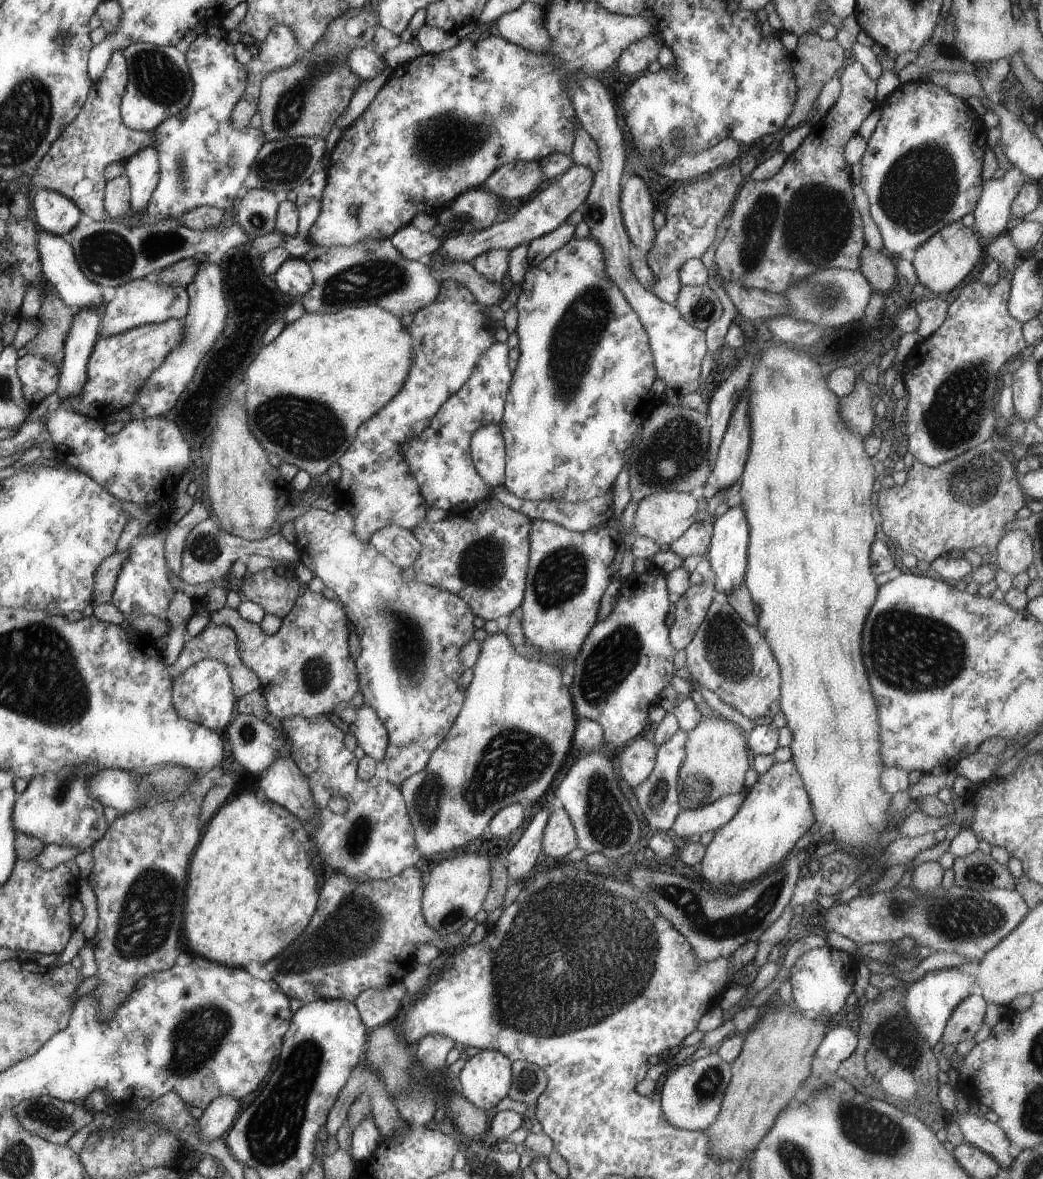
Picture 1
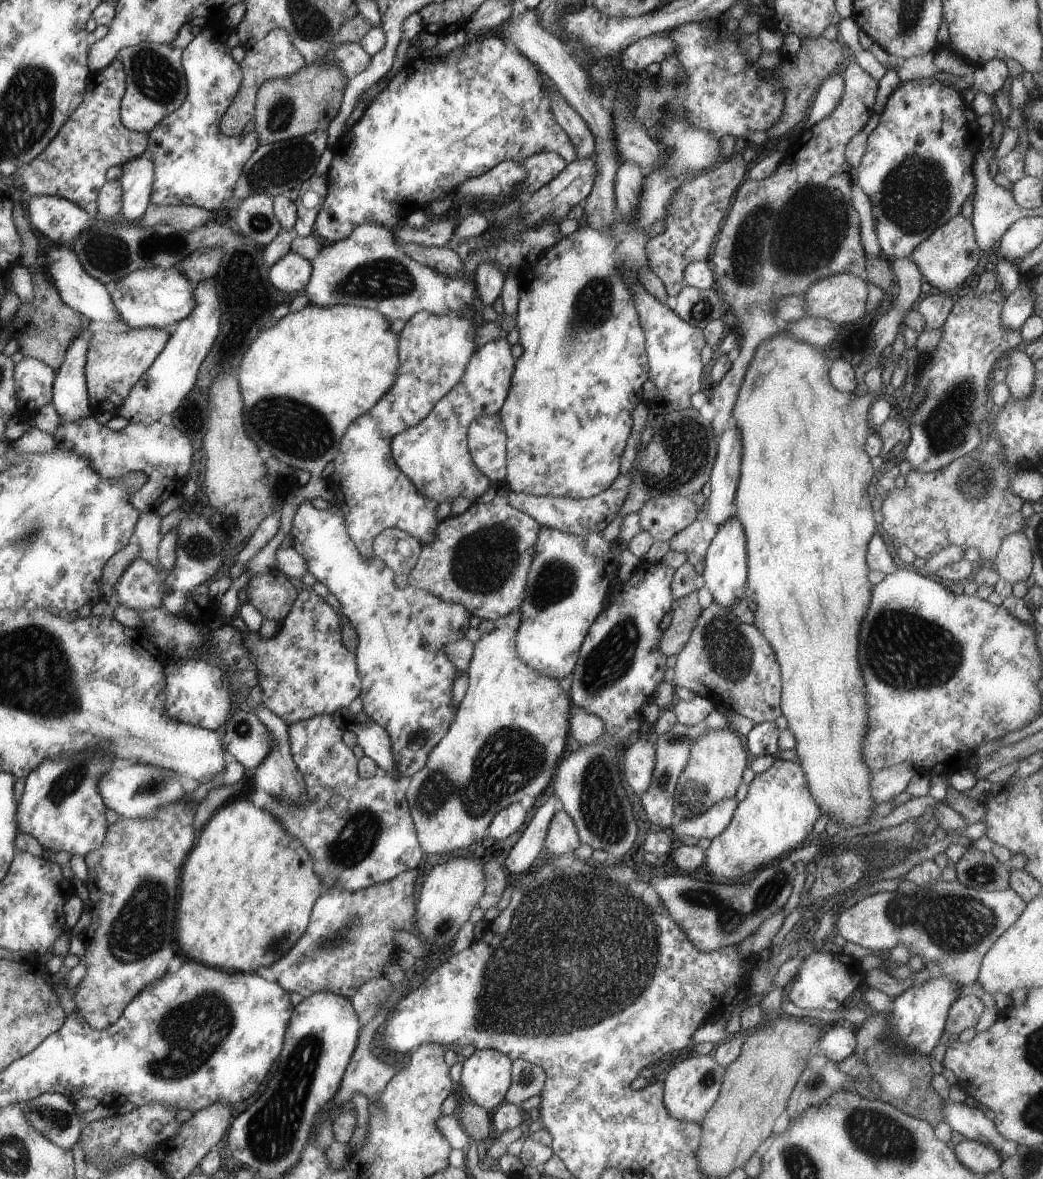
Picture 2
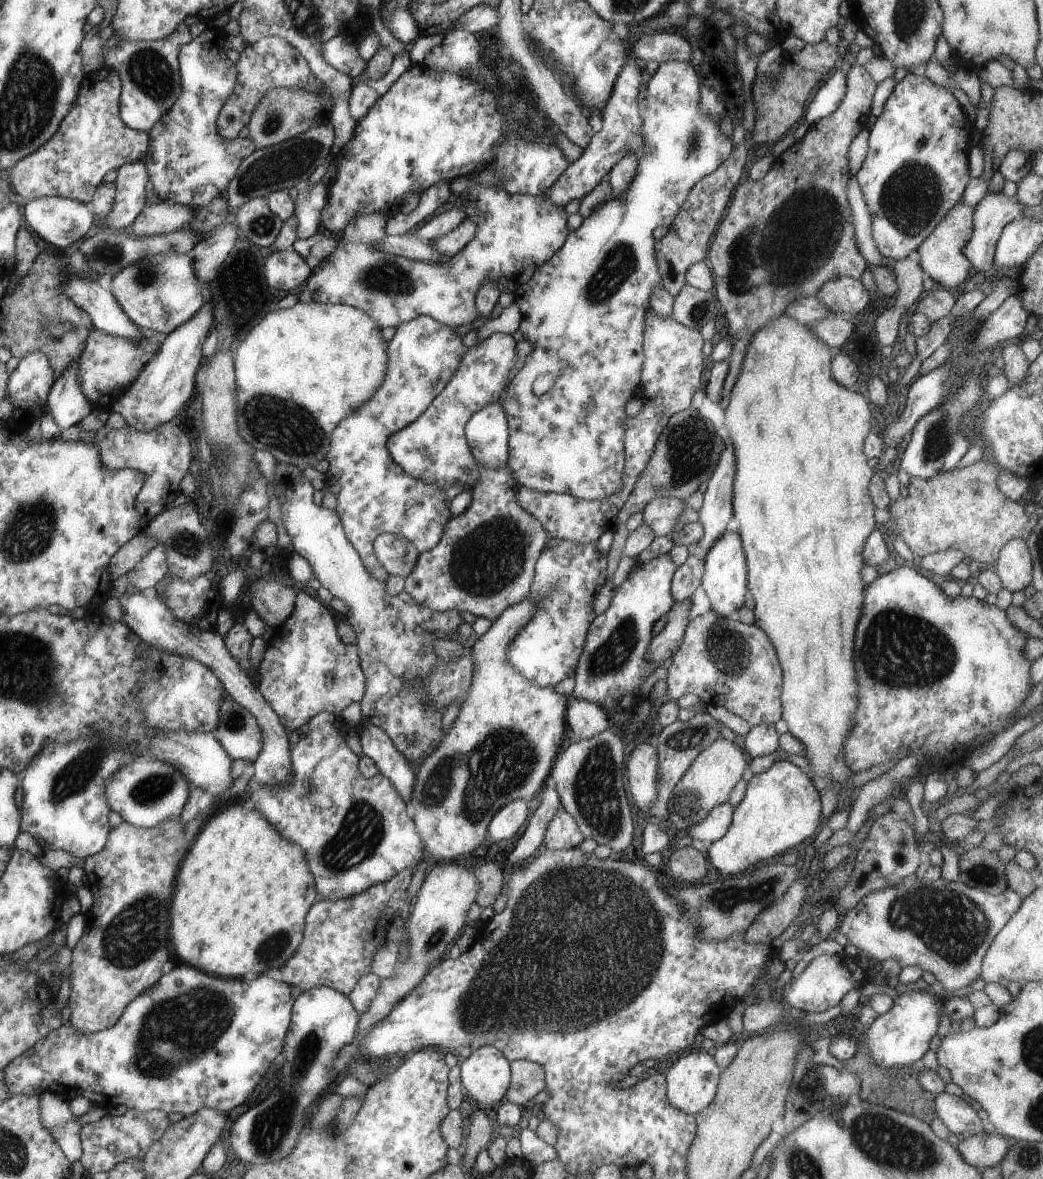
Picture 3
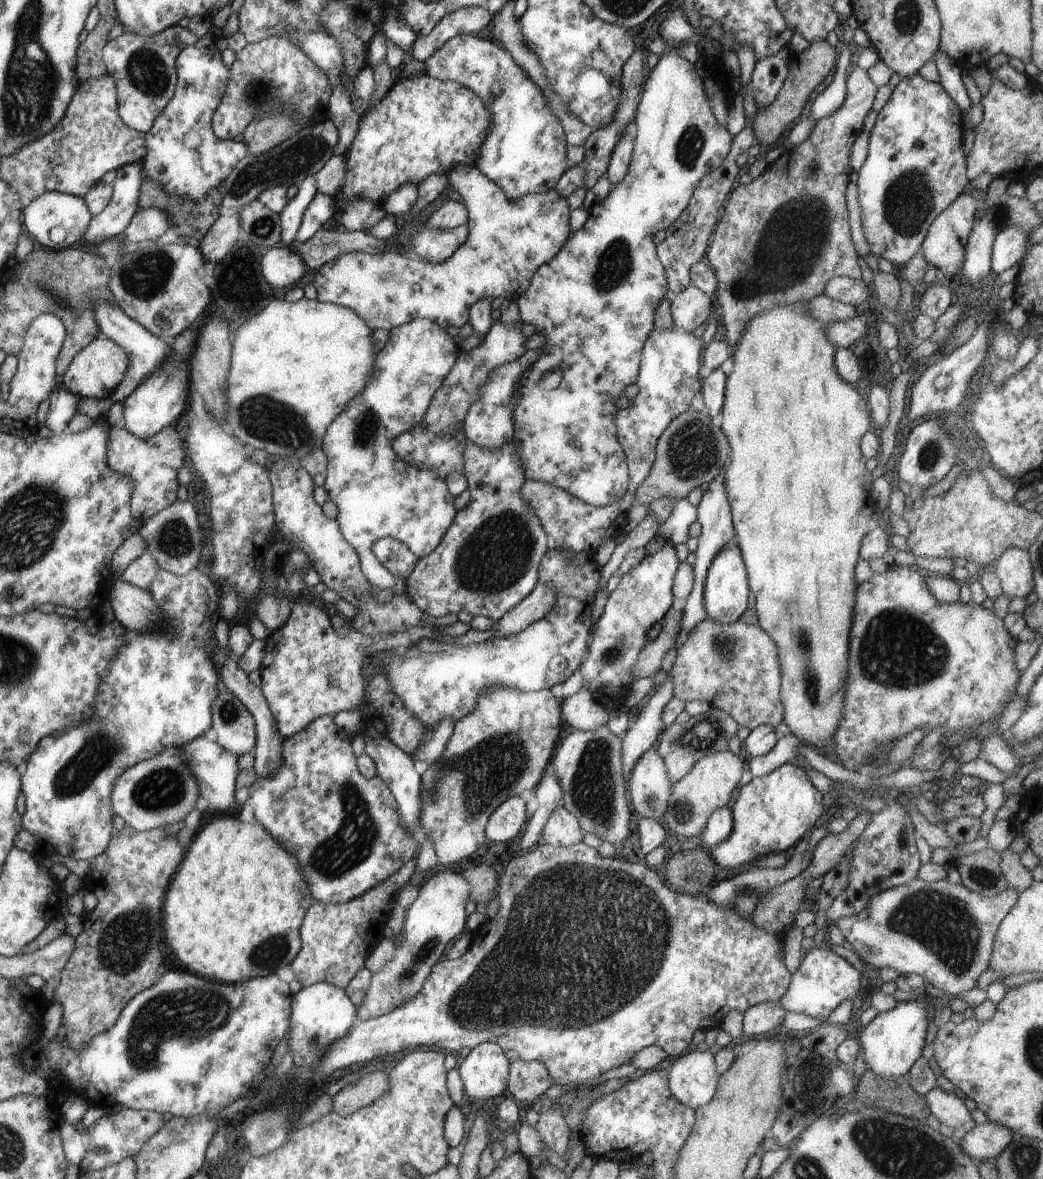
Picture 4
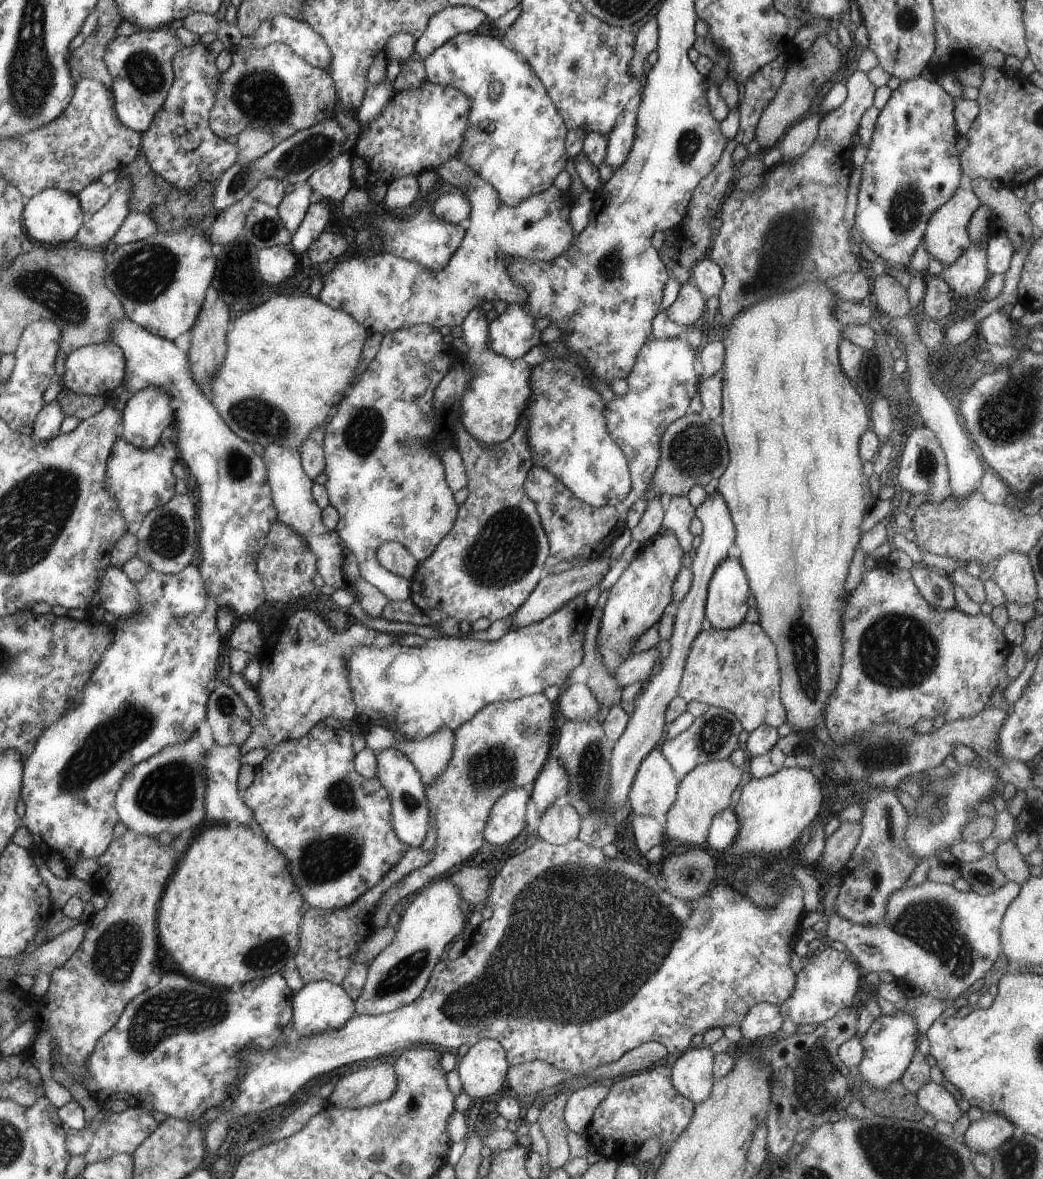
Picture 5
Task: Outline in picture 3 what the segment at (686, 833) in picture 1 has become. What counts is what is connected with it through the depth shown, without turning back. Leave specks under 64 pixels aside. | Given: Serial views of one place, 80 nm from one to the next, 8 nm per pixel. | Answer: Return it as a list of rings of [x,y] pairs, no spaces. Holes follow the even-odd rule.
[[[730,803],[719,804],[710,811],[703,821],[693,824],[687,832],[694,839],[698,838],[706,844],[712,844],[722,838],[730,828],[734,807]]]

